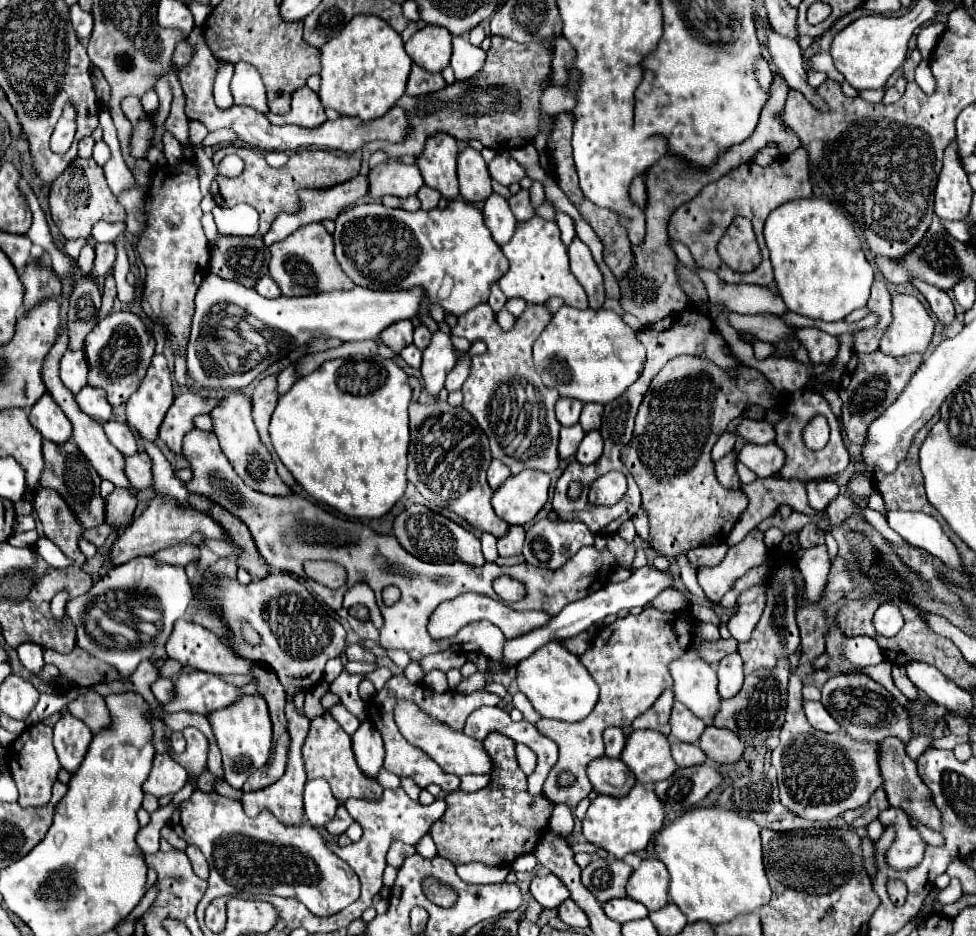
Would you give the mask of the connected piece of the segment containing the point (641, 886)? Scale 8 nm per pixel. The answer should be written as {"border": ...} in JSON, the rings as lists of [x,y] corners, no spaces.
{"border":[[[643,860],[627,882],[627,896],[643,902],[647,910],[669,904],[669,874],[661,860]]]}

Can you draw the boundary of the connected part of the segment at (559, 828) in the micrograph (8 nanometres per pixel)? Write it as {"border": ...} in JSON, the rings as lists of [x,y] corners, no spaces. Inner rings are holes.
{"border":[[[555,806],[547,824],[547,830],[555,836],[567,838],[573,832],[573,812],[569,806]]]}

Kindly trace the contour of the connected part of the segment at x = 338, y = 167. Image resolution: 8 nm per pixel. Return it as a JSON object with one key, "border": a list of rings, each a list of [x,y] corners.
{"border":[[[221,148],[213,154],[213,162],[221,162],[227,154],[237,154],[243,162],[245,168],[237,178],[225,178],[225,176],[217,176],[215,184],[211,188],[213,200],[217,202],[217,206],[221,208],[233,208],[239,202],[245,202],[249,206],[253,206],[259,212],[259,236],[267,234],[267,230],[271,228],[273,220],[281,214],[281,212],[295,212],[299,206],[297,202],[297,192],[301,188],[329,188],[341,182],[351,180],[353,176],[359,174],[359,166],[361,166],[361,158],[357,154],[333,154],[327,150],[303,150],[303,152],[295,152],[291,154],[289,162],[283,168],[271,168],[265,162],[265,154],[263,152],[253,152],[249,148]]]}

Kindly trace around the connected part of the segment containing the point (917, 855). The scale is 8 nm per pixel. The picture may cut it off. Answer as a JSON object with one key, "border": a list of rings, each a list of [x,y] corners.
{"border":[[[887,808],[879,814],[879,820],[883,822],[883,826],[893,824],[897,830],[897,840],[887,854],[889,866],[893,868],[917,866],[917,862],[921,862],[921,856],[925,852],[925,842],[921,840],[919,832],[911,828],[907,814],[901,808]]]}

